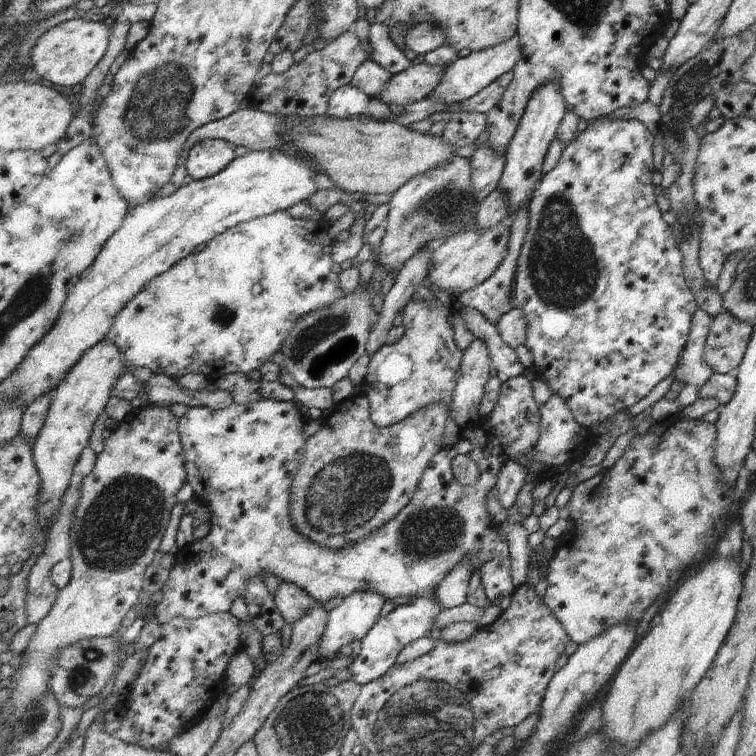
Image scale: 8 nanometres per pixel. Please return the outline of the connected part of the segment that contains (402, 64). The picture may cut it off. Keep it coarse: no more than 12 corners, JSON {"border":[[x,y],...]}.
{"border":[[370,25],[372,60],[392,75],[406,71],[409,57],[390,28]]}

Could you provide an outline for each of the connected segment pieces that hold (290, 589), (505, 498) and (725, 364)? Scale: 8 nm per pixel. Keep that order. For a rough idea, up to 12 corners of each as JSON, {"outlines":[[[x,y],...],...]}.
{"outlines":[[[281,582],[275,600],[293,626],[316,600],[300,586]],[[509,461],[496,486],[498,500],[507,510],[515,506],[528,483],[528,467]],[[711,319],[702,357],[713,373],[738,367],[751,323]]]}

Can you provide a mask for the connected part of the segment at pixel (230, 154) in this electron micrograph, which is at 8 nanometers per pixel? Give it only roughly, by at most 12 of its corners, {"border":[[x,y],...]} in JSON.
{"border":[[221,139],[196,144],[186,170],[193,180],[223,172],[236,158]]}

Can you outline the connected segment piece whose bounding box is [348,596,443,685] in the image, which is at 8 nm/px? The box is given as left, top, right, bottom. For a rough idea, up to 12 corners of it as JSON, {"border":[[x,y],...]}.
{"border":[[435,596],[413,597],[359,640],[348,667],[366,685],[435,628]]}

